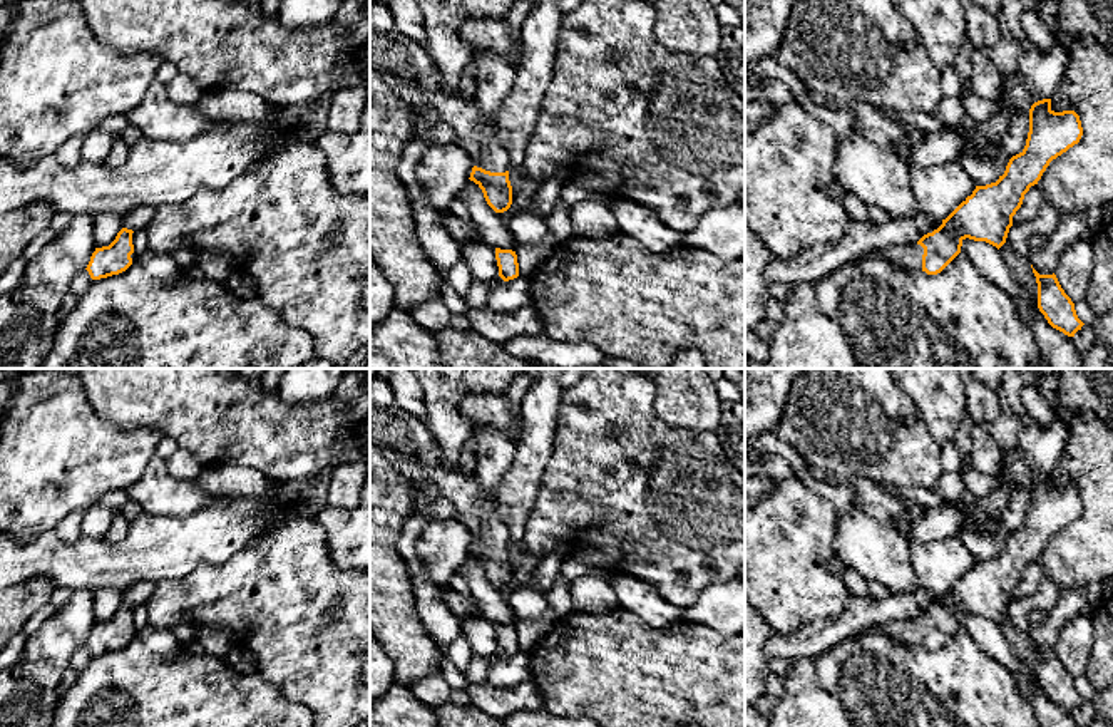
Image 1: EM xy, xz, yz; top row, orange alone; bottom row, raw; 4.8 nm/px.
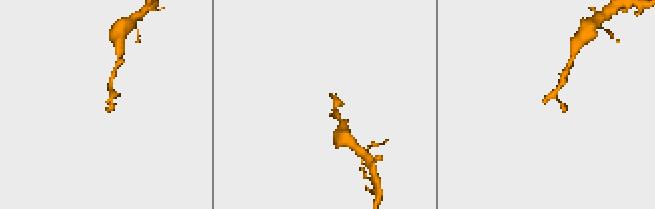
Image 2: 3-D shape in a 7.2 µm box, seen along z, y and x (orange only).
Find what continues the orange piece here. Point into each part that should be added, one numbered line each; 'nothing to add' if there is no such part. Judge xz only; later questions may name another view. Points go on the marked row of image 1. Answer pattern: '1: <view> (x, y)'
1: xz (407, 67)

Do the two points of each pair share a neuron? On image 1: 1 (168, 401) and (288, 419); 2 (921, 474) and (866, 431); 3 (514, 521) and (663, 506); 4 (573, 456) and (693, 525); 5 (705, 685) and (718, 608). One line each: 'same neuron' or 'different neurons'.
1: same neuron
2: same neuron
3: different neurons
4: same neuron
5: different neurons

